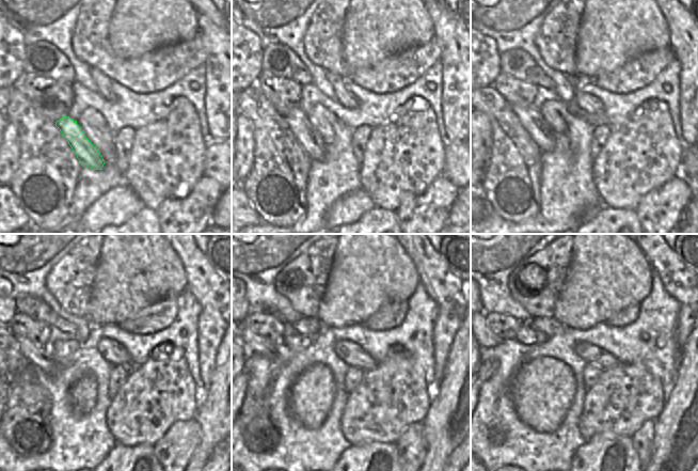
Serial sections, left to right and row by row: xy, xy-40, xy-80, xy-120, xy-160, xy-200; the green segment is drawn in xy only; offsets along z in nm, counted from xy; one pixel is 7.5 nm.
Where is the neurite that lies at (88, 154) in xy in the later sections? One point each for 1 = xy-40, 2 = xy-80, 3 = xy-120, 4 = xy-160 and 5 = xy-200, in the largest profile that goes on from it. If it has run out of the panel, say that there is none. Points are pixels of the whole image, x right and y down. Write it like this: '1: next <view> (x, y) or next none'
1: next xy-40 (311, 141)
2: next xy-80 (530, 118)
3: next xy-120 (41, 357)
4: next xy-160 (253, 343)
5: next xy-200 (492, 340)

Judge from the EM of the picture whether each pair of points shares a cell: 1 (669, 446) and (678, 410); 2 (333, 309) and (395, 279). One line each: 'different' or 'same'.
1: same
2: same

